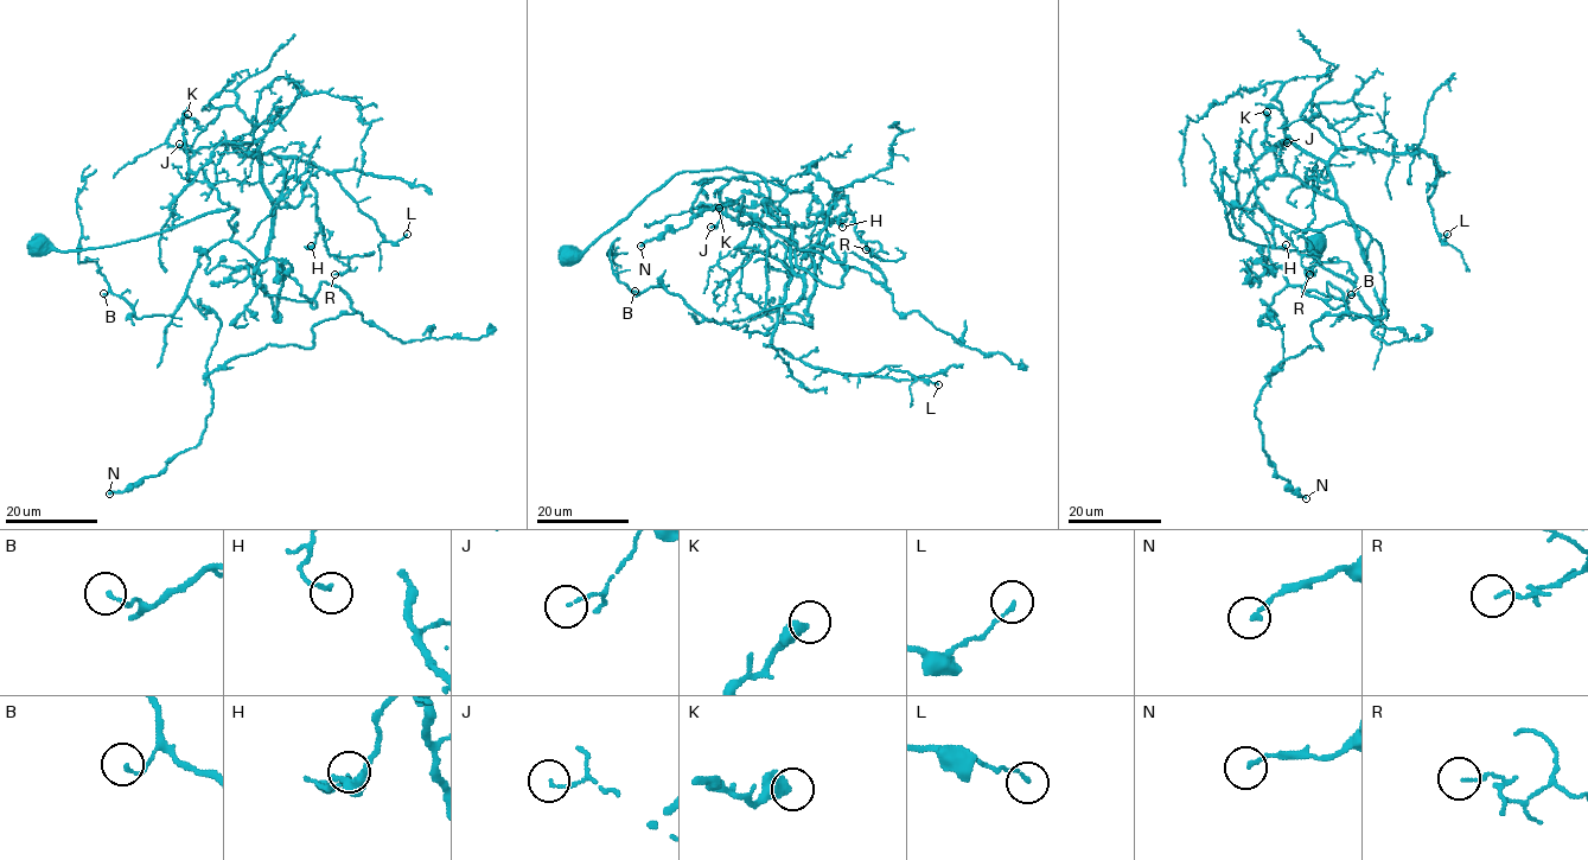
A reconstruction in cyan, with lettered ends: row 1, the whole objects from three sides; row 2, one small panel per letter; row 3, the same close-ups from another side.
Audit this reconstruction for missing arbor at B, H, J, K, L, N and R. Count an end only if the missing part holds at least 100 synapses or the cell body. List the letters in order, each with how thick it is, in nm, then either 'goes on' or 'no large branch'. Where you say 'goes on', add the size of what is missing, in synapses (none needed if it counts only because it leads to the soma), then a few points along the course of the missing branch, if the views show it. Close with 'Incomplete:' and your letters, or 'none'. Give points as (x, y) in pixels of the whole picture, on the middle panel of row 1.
B: 100 nm | no large branch
H: 130 nm | no large branch
J: 90 nm | no large branch
K: 550 nm | no large branch
L: 110 nm | no large branch
N: 150 nm | no large branch
R: 90 nm | no large branch
Incomplete: none

